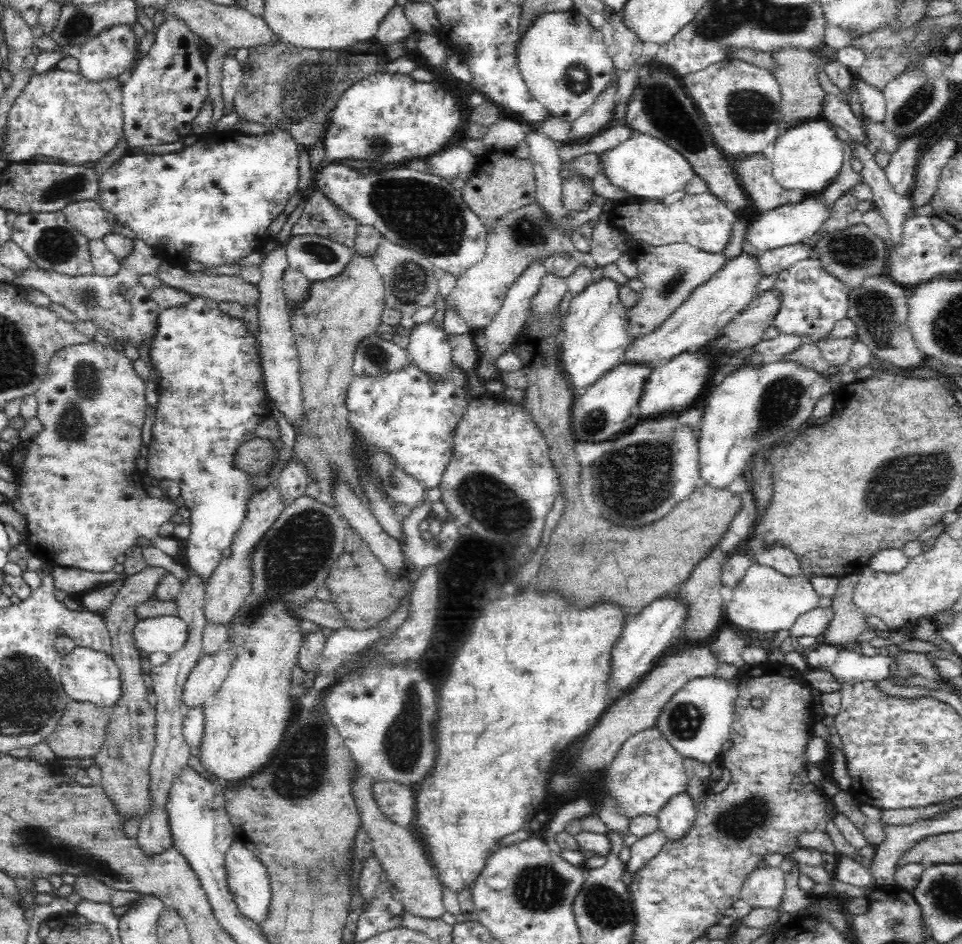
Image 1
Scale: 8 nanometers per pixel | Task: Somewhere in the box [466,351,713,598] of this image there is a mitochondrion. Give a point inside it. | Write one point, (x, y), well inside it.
(642, 477)

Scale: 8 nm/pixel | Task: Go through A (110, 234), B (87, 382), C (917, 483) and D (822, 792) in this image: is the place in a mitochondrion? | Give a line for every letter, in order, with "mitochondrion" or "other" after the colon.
A: other
B: mitochondrion
C: mitochondrion
D: other

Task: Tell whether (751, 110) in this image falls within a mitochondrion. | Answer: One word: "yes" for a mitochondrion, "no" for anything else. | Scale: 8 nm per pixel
yes

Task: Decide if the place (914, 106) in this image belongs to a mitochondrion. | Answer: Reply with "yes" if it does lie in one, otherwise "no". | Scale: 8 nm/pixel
yes

